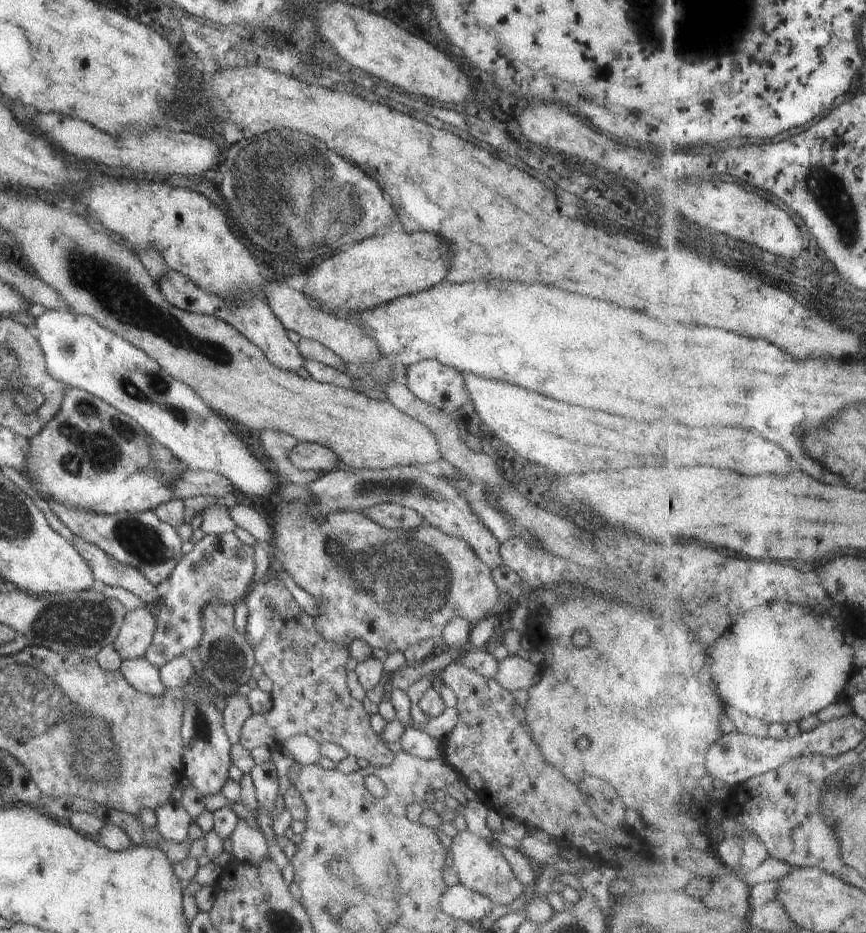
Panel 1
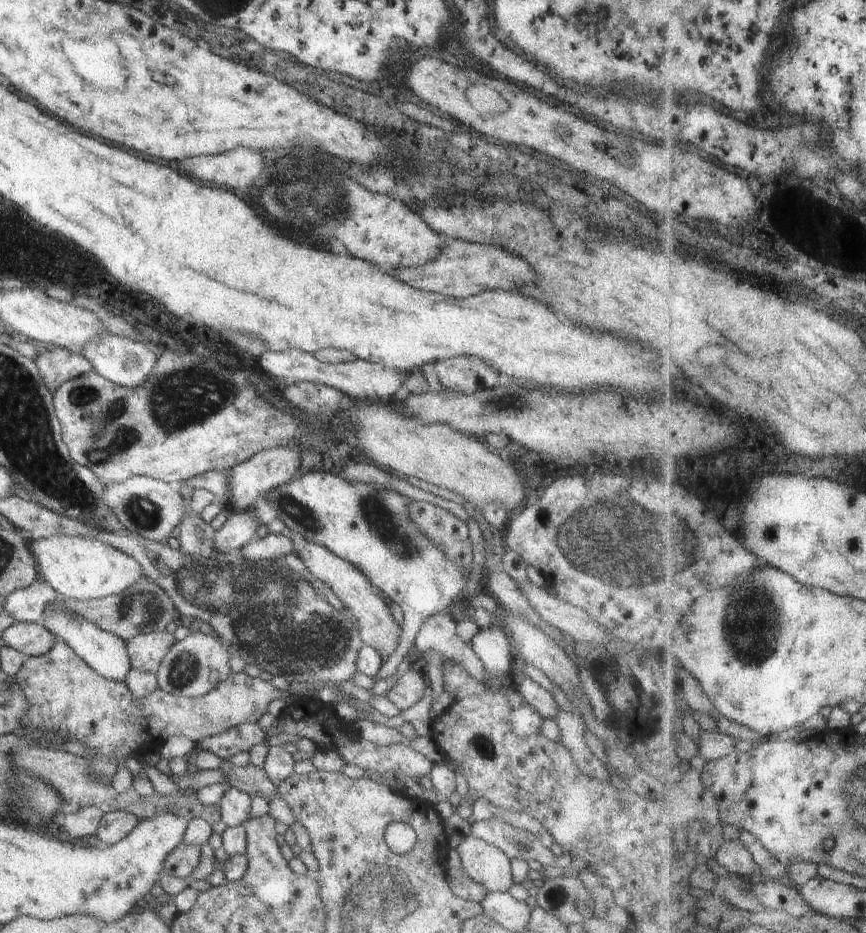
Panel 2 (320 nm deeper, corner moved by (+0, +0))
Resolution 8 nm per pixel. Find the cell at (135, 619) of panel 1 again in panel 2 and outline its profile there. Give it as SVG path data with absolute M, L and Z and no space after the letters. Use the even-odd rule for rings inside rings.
M167 631L140 634L127 643L128 657L132 669L156 675L162 658L175 644L175 638Z

